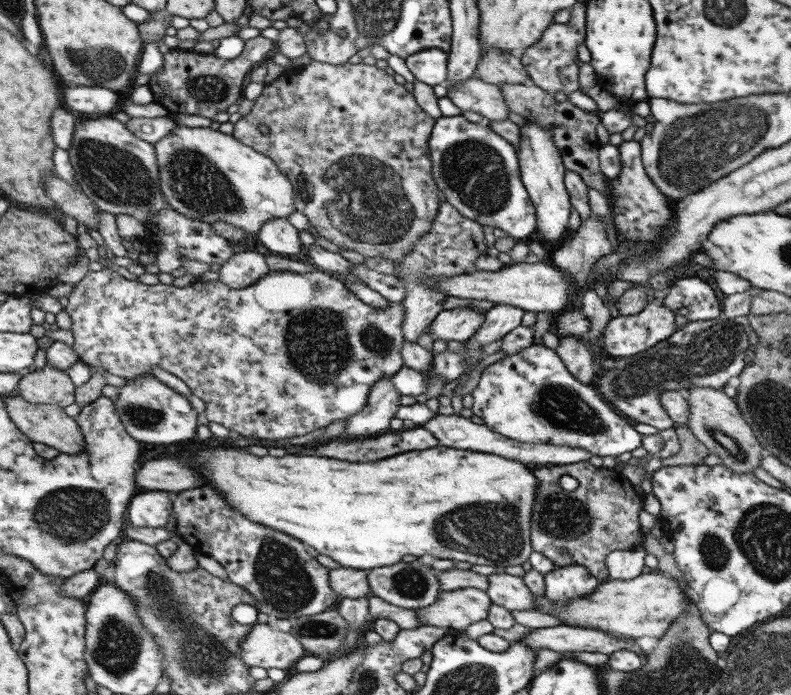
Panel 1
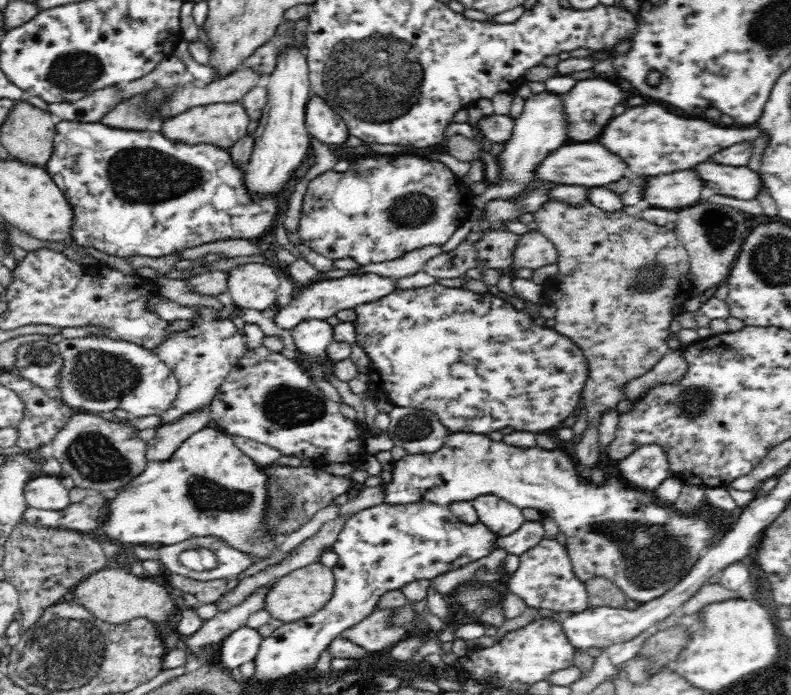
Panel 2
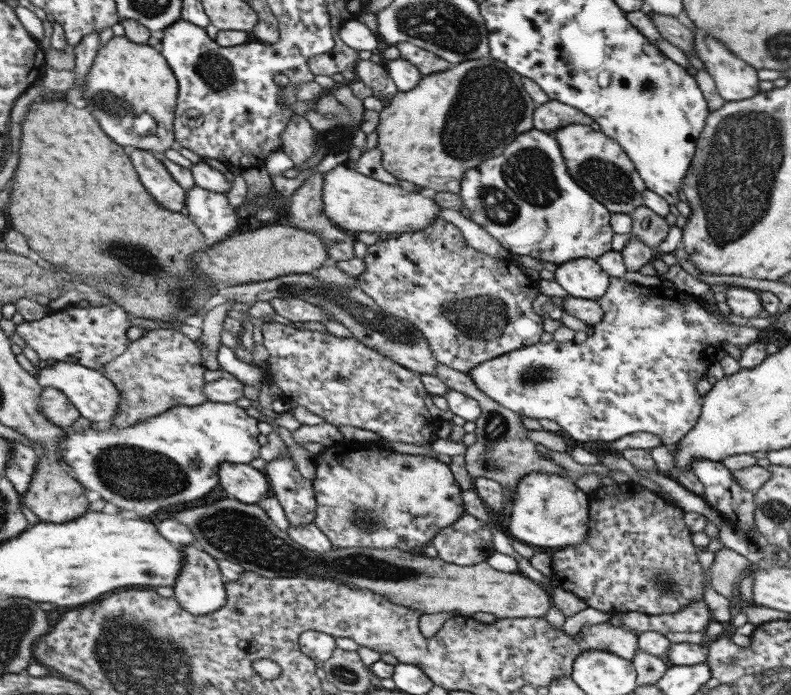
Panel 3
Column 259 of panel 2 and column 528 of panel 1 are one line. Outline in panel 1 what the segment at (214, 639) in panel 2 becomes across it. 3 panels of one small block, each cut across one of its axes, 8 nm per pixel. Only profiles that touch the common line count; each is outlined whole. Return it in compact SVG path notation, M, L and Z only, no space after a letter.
M499 570L487 576L488 588L484 591L489 601L512 610L531 610L534 598L523 585L522 577L512 576Z

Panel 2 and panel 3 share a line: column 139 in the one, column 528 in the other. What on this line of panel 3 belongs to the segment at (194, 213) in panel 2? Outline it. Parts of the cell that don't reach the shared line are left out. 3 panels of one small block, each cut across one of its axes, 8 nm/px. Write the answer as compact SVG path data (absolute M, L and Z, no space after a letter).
M529 129L517 135L499 156L465 170L458 194L469 212L467 218L512 255L529 255L557 265L575 259L595 260L612 251L610 212L569 176L559 143L550 133Z

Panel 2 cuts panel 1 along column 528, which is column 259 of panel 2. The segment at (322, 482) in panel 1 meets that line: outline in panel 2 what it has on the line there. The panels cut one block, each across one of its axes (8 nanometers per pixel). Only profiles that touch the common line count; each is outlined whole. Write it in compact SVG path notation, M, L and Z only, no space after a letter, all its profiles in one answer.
M210 426L199 430L189 436L182 442L180 447L176 450L176 453L169 460L160 460L160 461L150 461L146 462L146 469L139 476L136 476L128 485L125 485L123 488L120 488L117 491L117 496L112 499L106 500L104 507L108 510L108 513L105 515L105 518L101 521L99 528L96 532L91 535L96 537L99 540L108 540L110 542L116 542L117 544L122 544L122 547L127 548L124 544L178 544L178 542L184 542L189 538L200 537L200 536L217 536L222 540L225 540L228 544L234 546L242 552L247 552L248 554L253 554L254 556L270 556L270 550L276 548L277 544L282 542L282 539L274 539L274 535L268 537L264 535L263 520L266 500L267 500L267 483L268 478L264 474L264 468L260 468L252 458L248 458L246 454L243 454L236 448L233 438L231 435L227 435L222 430L218 429L216 426Z

